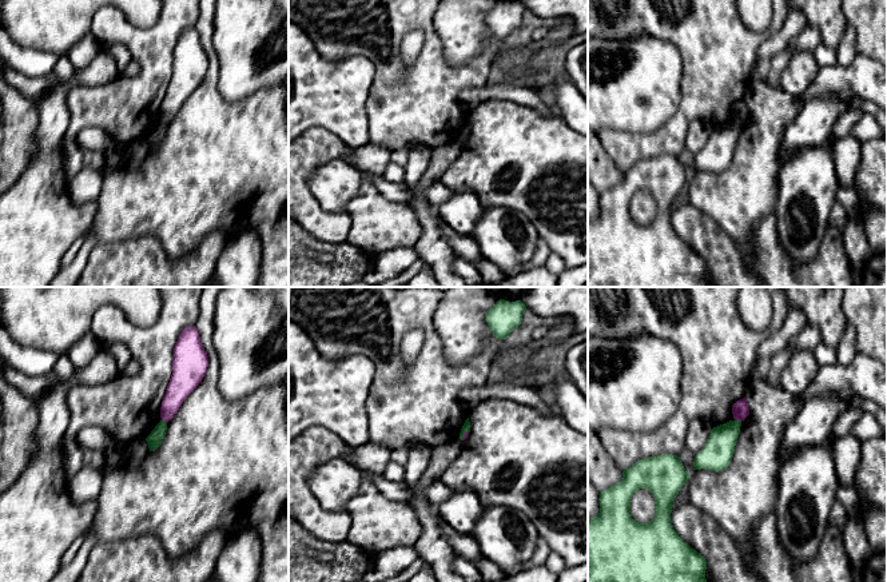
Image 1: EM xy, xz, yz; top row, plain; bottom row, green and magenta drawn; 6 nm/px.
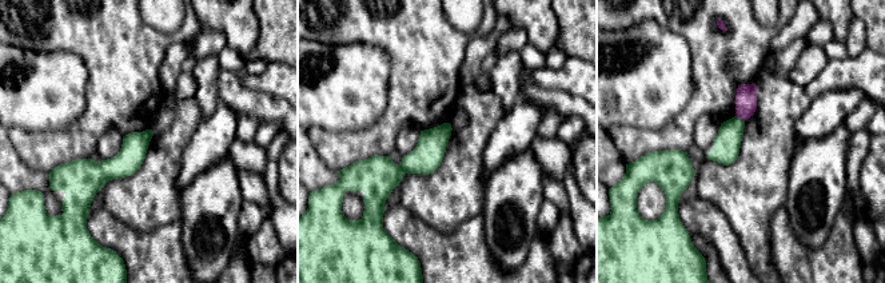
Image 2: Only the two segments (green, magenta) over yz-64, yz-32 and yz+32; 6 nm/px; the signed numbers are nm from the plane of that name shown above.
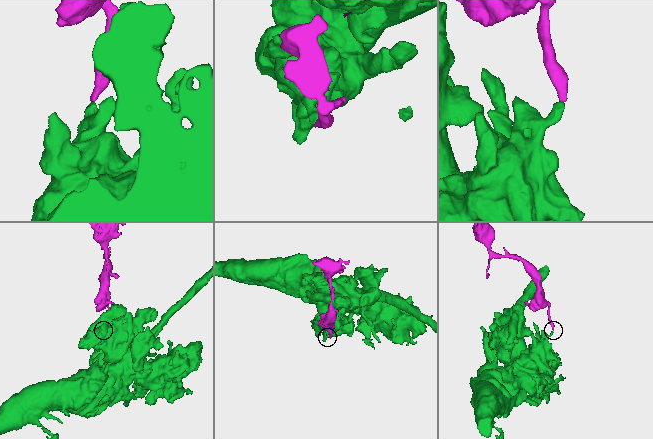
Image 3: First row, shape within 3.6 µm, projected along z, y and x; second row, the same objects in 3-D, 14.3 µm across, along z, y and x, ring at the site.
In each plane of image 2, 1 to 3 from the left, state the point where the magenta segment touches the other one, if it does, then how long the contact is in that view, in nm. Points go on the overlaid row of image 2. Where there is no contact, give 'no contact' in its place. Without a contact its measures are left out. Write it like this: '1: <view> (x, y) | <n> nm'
1: no contact
2: no contact
3: yz+32 (738, 118) | 70 nm

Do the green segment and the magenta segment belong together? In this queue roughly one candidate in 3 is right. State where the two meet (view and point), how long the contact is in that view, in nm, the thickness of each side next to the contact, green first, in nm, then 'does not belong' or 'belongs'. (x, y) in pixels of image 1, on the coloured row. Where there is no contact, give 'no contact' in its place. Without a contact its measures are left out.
contact yz (738, 421); length 40 nm; calibres 180 and 100 nm; does not belong

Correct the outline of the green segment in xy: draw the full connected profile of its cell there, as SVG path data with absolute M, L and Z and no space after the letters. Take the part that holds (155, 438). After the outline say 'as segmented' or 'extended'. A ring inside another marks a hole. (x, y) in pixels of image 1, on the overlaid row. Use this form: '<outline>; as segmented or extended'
M160 420L146 438L150 451L155 451L163 442L167 431L167 422Z; as segmented

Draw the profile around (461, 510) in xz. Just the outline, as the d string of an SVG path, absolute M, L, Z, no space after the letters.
M454 490L435 507L441 519L464 535L472 534L484 509L478 495L470 490Z

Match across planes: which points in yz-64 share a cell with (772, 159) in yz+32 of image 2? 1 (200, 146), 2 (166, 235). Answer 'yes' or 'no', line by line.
1: no
2: no

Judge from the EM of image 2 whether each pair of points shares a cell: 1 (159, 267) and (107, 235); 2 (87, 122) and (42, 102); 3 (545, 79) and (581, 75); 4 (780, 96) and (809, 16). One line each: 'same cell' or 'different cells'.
1: same cell
2: different cells
3: same cell
4: different cells

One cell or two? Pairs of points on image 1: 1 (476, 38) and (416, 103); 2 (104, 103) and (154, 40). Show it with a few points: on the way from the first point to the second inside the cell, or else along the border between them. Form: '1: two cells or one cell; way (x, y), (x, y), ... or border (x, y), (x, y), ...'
1: two cells; border (438, 35), (453, 66), (480, 54)
2: one cell; way (123, 99), (154, 68), (154, 59)

